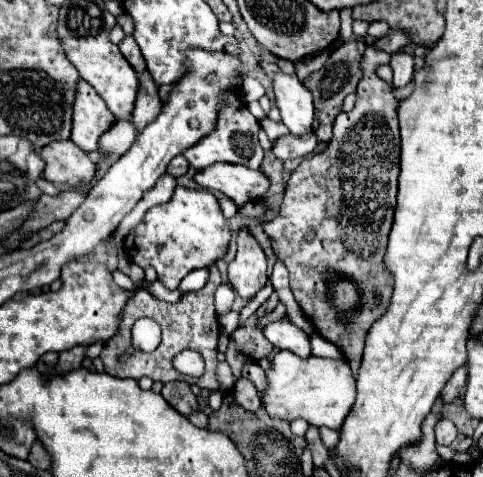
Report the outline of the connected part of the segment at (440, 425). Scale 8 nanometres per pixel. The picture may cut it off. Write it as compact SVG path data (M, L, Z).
M439 420L435 426L435 436L437 436L437 444L451 446L451 442L457 438L457 428L451 420Z

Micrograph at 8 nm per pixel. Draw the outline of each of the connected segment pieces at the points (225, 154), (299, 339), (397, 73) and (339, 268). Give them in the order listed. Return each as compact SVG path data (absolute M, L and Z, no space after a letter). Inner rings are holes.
M227 92L223 96L223 100L225 100L225 104L219 110L219 116L215 120L215 128L211 130L211 134L203 136L195 146L183 150L183 156L189 160L189 164L195 170L203 170L203 168L207 168L207 166L211 166L215 162L231 162L231 164L241 164L241 166L257 170L261 166L261 160L263 160L263 154L265 154L261 144L259 144L259 138L257 138L259 122L247 110L241 96Z
M287 318L265 326L263 334L279 350L291 350L297 356L309 356L311 354L309 336L301 328L291 324Z
M405 52L391 54L389 66L393 68L393 84L397 88L403 88L413 78L413 58L415 58L413 54L405 54Z
M373 44L367 46L363 56L363 80L357 86L357 102L351 112L341 112L335 120L333 138L327 144L327 148L319 154L315 154L309 160L303 160L297 170L291 174L285 190L285 198L279 210L279 216L271 222L263 222L263 230L271 240L275 240L275 256L279 256L291 276L291 290L307 318L313 322L313 326L319 330L321 336L337 344L347 360L359 362L363 356L365 336L371 324L385 314L385 308L391 298L393 288L393 274L385 268L383 256L387 250L387 240L393 224L395 204L397 204L397 184L399 184L399 156L401 156L401 136L399 136L399 118L397 108L401 104L399 98L395 98L395 86L381 80L375 74L375 68L379 64L387 62L387 54L375 48ZM339 272L349 276L355 284L361 286L367 304L351 318L347 324L339 322L339 314L333 308L333 304L325 296L325 274ZM373 290L379 290L383 302L381 306L373 306L371 294Z

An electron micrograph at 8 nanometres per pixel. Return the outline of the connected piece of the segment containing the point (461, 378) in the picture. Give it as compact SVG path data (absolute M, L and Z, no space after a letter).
M461 366L461 368L457 368L457 370L453 372L451 380L445 384L445 388L443 388L443 392L441 392L443 404L451 404L455 398L459 398L461 390L463 390L463 386L465 386L465 380L467 380L467 368Z

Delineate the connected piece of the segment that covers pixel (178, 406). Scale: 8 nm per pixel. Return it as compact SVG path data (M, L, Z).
M171 382L171 384L165 384L163 390L161 390L163 398L181 414L189 416L193 410L199 410L197 406L197 400L195 400L195 394L189 390L189 384L187 382Z

